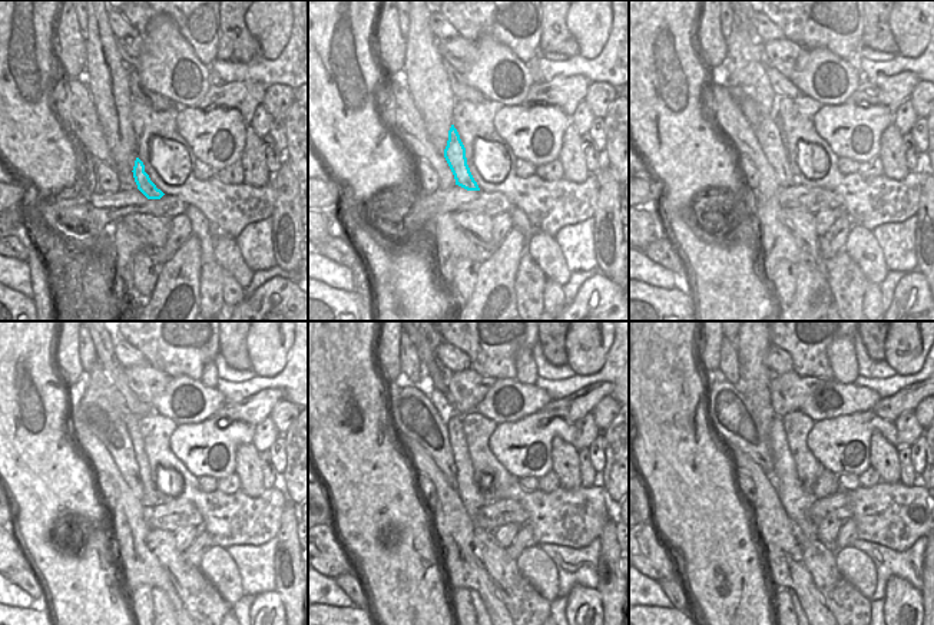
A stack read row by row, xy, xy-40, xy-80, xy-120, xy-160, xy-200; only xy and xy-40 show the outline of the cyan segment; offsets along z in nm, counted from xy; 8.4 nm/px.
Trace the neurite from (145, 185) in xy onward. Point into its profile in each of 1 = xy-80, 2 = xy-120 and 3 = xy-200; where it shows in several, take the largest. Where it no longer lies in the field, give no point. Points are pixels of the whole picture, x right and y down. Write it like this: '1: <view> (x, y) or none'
1: xy-80 (765, 131)
2: xy-120 (106, 422)
3: xy-200 (732, 419)

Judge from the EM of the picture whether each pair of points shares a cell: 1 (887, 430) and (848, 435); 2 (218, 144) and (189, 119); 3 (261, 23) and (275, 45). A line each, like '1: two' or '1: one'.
1: one
2: one
3: one

